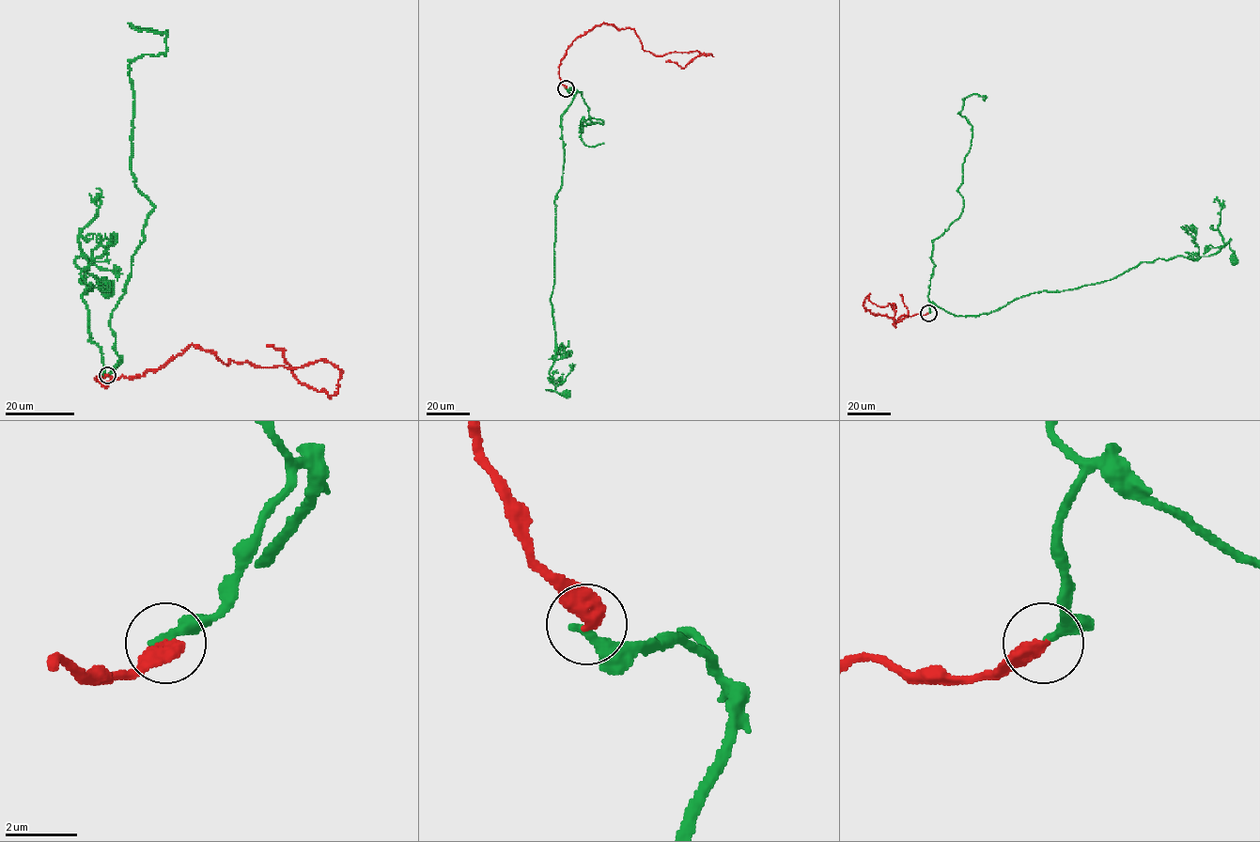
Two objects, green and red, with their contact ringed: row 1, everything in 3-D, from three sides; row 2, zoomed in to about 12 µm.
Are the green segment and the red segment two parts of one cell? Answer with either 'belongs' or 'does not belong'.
does not belong

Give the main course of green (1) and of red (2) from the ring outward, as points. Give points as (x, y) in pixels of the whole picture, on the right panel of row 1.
1: (928, 312), (933, 303), (955, 316), (988, 314), (1142, 262), (1208, 257), (1230, 239), (1233, 260)
2: (928, 313), (894, 319), (863, 305), (869, 294), (880, 306), (894, 304), (894, 326), (908, 315), (900, 294)

